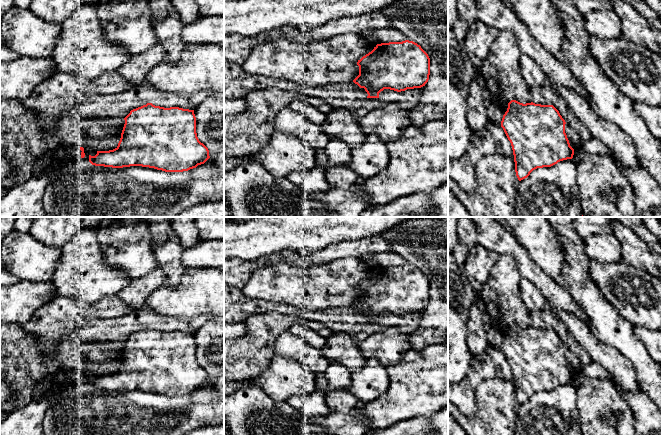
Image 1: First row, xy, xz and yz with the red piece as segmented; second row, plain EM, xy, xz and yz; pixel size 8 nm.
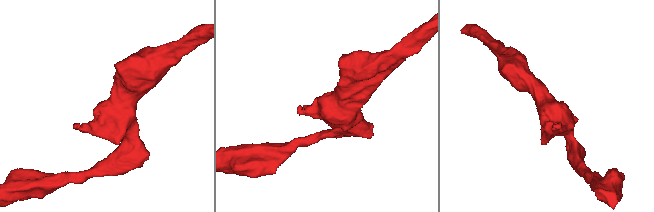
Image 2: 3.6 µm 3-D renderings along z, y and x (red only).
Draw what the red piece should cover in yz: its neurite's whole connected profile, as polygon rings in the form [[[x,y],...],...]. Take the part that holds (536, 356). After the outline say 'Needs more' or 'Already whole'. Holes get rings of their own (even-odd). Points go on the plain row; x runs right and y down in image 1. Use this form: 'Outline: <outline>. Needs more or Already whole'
Outline: [[[516,324],[508,327],[501,351],[511,367],[515,396],[519,405],[527,402],[537,392],[551,391],[560,385],[573,382],[574,373],[565,357],[565,348],[565,344],[553,329],[533,326],[523,328]]]. Already whole

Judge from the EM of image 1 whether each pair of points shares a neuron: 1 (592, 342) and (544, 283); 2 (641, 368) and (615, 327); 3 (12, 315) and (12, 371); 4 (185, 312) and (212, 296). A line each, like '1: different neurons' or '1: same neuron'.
1: different neurons
2: same neuron
3: different neurons
4: same neuron

